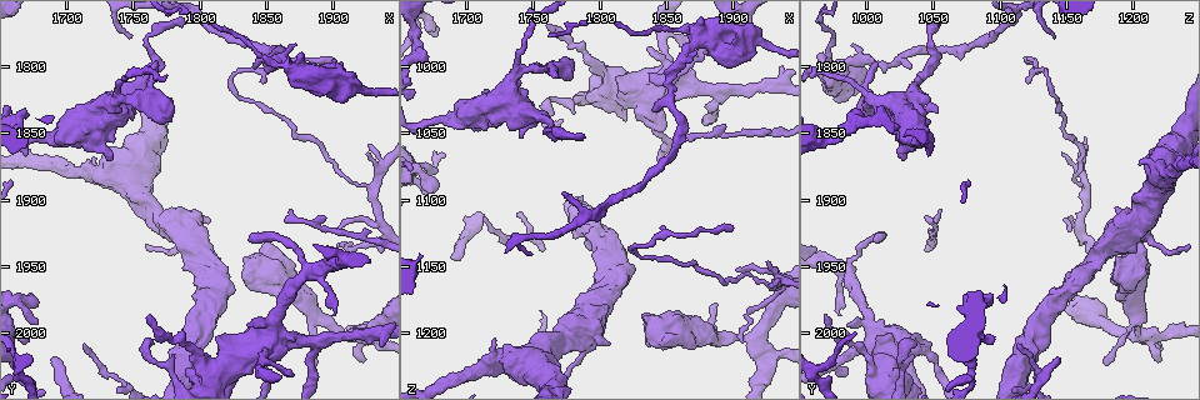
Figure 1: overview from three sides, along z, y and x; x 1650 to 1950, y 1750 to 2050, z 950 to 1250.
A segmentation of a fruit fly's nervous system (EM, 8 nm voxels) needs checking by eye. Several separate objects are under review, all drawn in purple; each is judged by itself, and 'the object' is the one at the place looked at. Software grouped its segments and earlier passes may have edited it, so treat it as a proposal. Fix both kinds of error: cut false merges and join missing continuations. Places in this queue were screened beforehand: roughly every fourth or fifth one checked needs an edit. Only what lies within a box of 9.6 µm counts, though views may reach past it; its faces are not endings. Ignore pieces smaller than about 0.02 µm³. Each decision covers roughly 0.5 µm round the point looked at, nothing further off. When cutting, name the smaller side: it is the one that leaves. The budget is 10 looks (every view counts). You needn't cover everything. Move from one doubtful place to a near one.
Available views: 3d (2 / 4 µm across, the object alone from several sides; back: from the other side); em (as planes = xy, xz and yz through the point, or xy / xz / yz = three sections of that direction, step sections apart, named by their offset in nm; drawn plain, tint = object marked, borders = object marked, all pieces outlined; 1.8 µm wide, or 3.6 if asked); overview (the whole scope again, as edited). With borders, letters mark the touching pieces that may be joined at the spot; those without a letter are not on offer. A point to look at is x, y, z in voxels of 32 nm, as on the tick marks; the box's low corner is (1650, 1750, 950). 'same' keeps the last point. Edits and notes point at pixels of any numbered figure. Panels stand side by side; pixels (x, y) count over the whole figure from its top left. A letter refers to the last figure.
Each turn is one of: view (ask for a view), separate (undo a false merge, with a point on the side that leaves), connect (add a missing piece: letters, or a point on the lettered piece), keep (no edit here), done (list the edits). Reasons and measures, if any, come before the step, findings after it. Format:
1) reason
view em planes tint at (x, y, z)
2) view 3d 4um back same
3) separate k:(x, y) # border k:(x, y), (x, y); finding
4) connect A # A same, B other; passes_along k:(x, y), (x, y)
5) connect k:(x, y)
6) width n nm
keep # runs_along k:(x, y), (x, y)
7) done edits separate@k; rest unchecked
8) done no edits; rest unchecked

thin end
view em 3.6um yz step 4 tint at (1842, 1802, 1032)

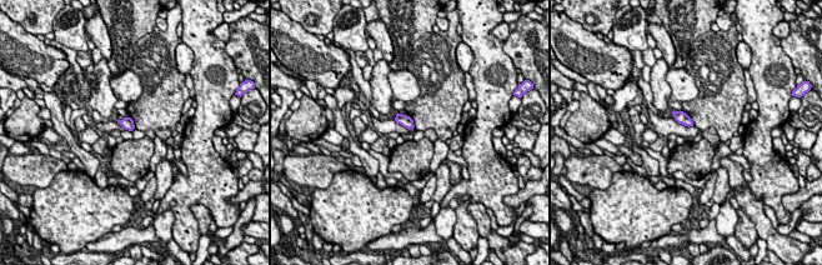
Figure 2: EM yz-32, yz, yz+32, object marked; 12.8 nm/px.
view em 3.6um yz step 4 borders same

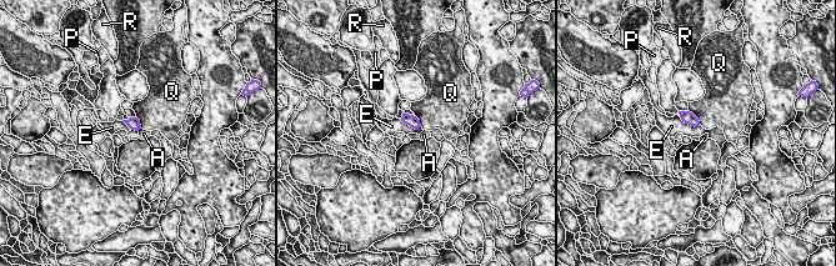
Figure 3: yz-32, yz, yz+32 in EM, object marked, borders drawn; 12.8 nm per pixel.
width 140 nm
keep # A other, E other, P other, Q other, R other; border 3:(679, 116), (685, 123), (700, 125); no lettered piece goes on from it

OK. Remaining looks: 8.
stops while still wide
view 3d 4um at (1742, 1832, 1054)

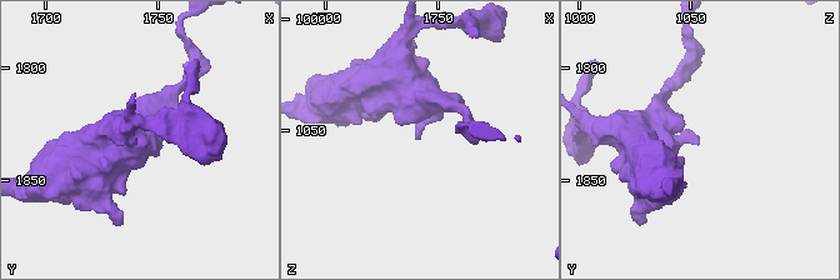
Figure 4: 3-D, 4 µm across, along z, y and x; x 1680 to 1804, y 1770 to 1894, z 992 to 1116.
need the tissue
view em planes plain at (1740, 1833, 1055)

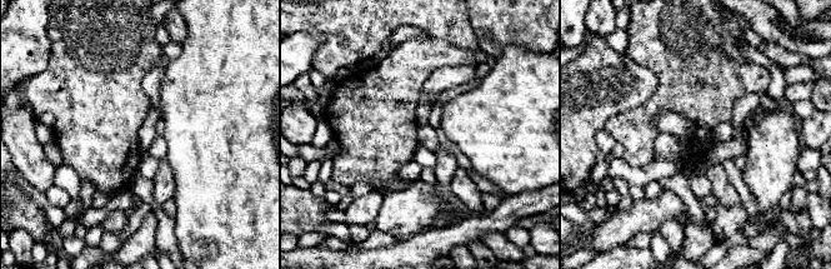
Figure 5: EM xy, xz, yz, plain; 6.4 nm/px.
what lies round it
view em planes borders same

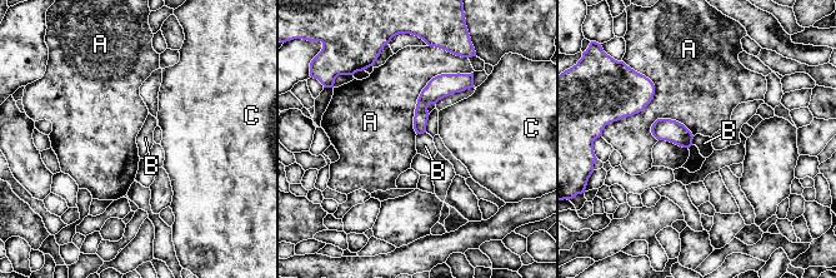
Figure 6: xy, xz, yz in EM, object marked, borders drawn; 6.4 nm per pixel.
keep # A other, B other, C other; none of them fits

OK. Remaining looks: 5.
free end
view em xz step 16 borders at (1928, 1866, 1146)

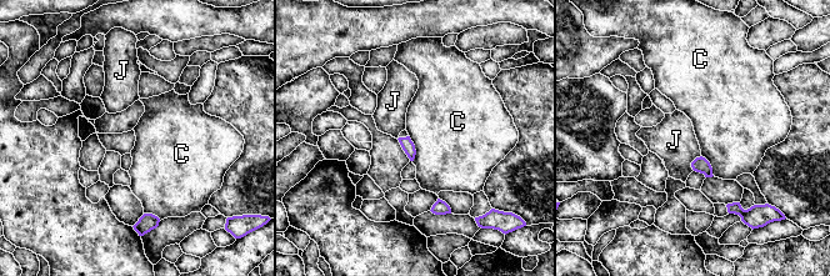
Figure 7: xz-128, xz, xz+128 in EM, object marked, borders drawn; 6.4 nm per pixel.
longest_contact C 180 nm
keep # C other, J other; border 7:(409, 135), (415, 150), (413, 161); no lettered piece goes on from it

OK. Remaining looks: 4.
looks like a crossing
view em xy step 8 tint at (1914, 2000, 1204)

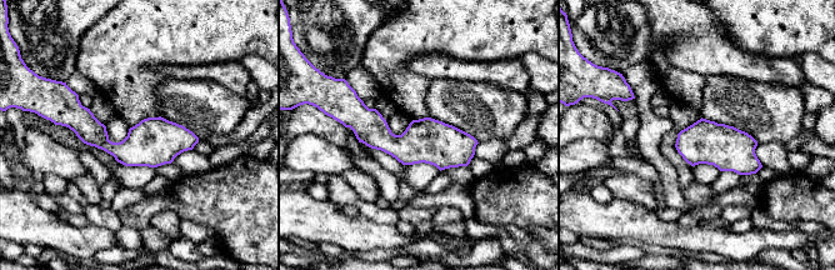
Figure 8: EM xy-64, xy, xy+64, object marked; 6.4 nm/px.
view em planes tint same

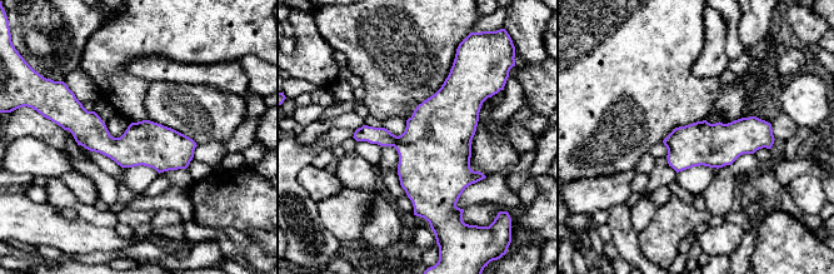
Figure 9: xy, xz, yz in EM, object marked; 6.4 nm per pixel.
view em planes borders same

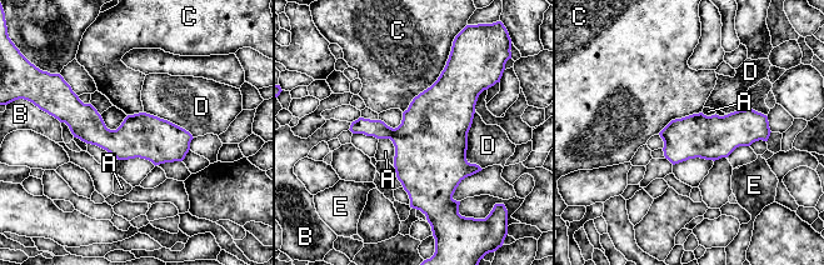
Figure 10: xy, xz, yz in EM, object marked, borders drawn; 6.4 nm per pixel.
keep # A other, B other, C other, D other, E other; runs_along 10:(61, 113), (109, 140), (186, 146); one cell here

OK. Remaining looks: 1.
done no edits; rest unchecked

